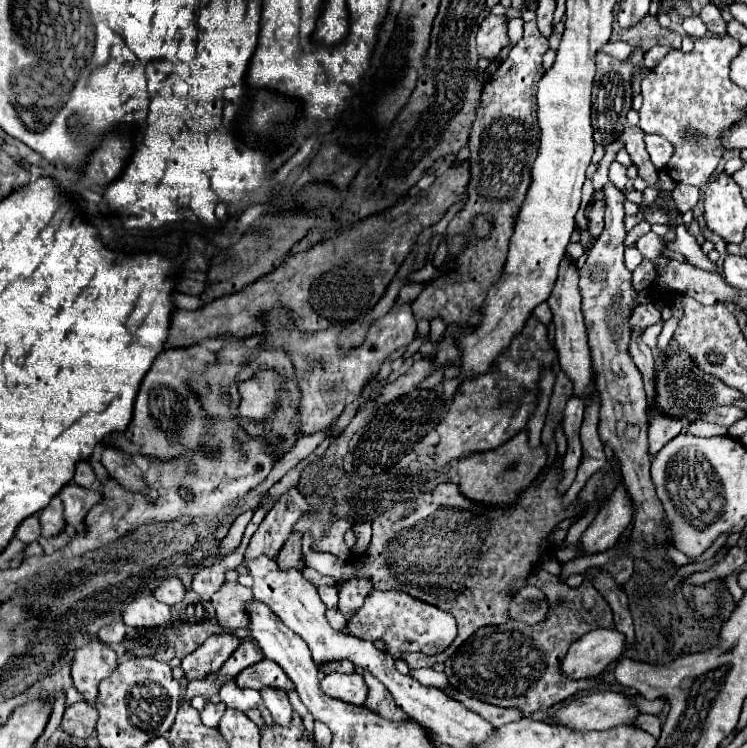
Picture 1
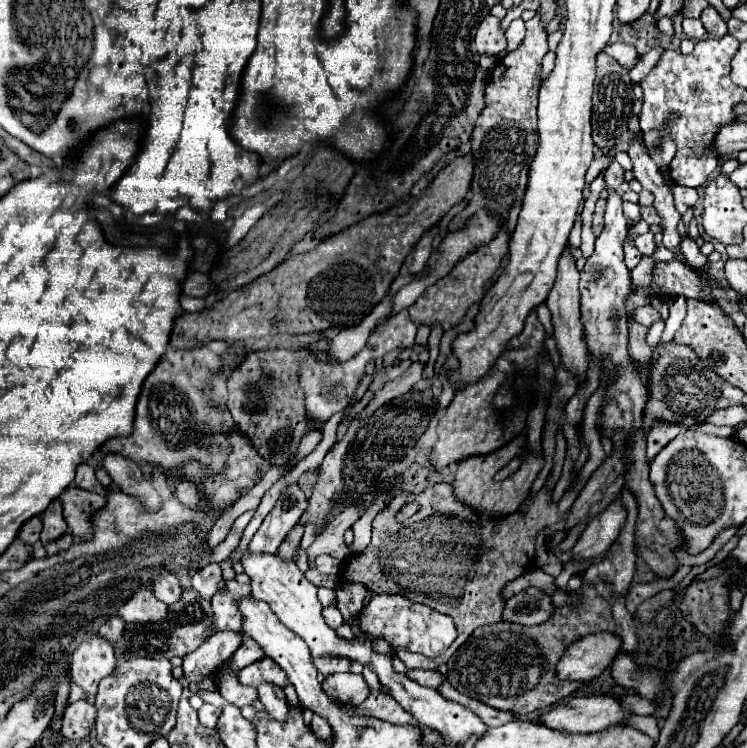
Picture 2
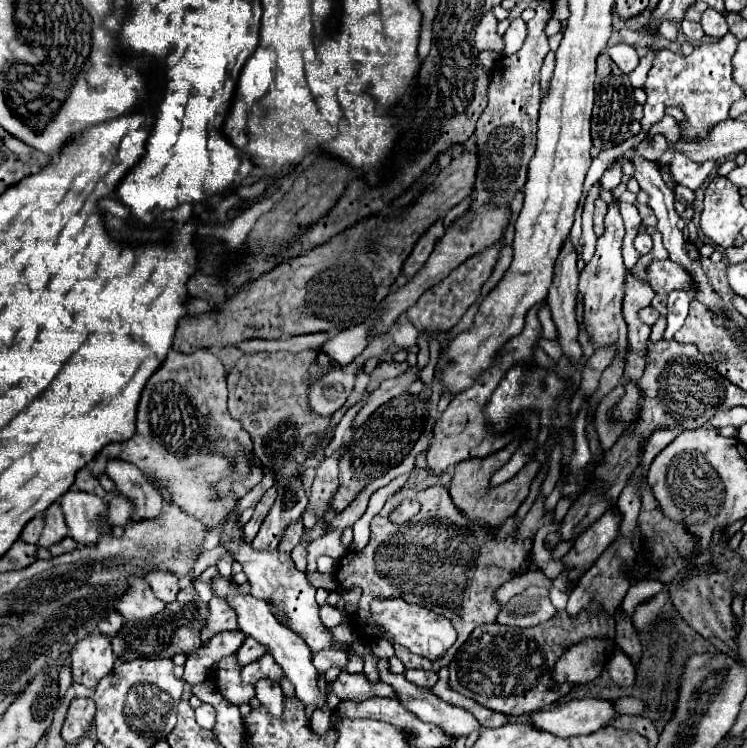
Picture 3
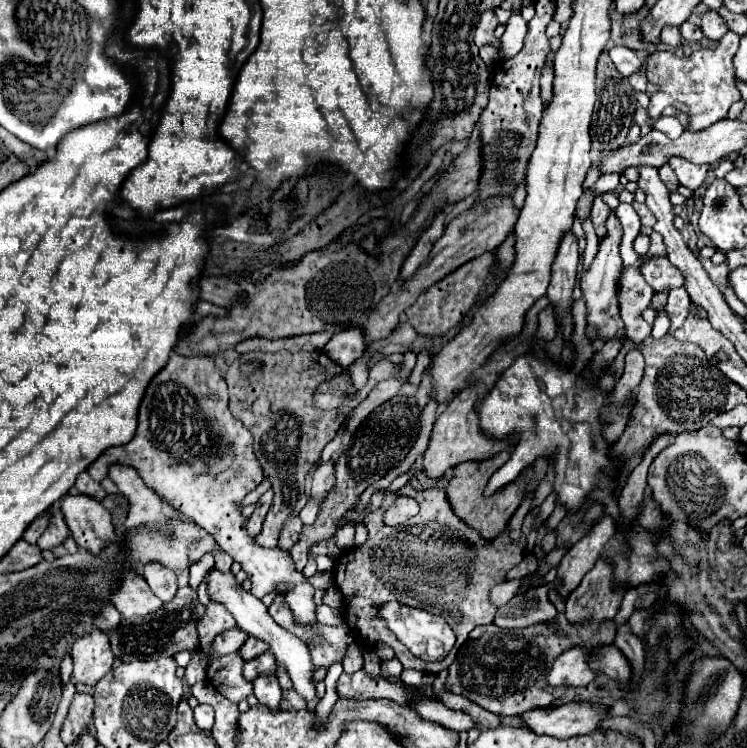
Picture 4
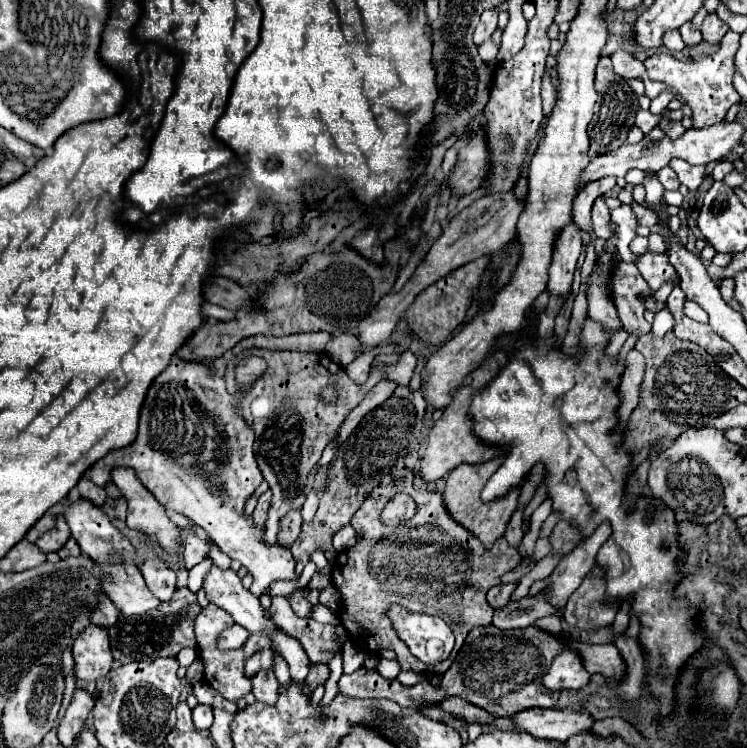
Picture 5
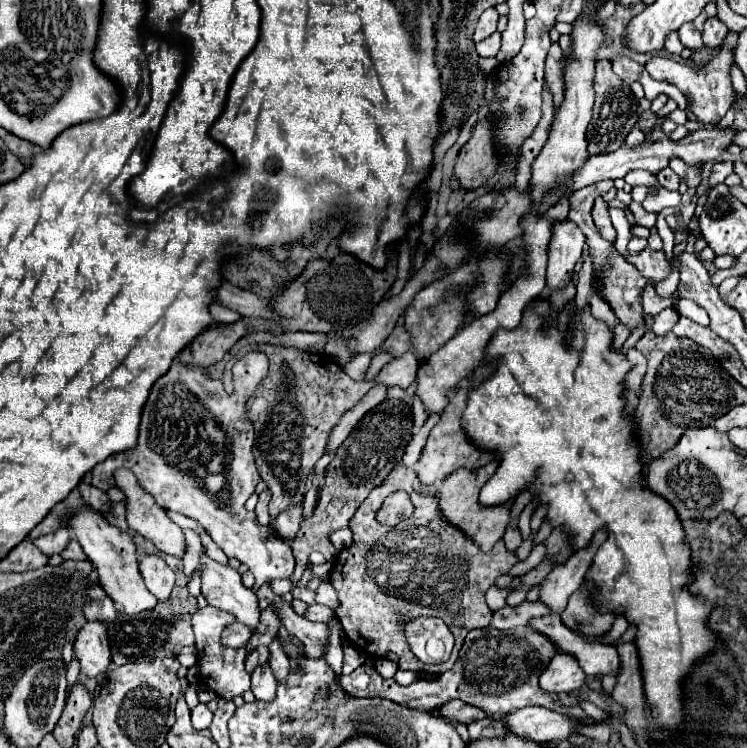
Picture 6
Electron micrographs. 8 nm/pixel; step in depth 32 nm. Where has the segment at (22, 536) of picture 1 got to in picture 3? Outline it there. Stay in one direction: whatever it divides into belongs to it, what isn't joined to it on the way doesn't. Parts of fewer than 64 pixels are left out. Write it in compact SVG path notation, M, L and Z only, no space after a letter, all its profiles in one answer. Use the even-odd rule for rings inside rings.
M40 514L40 516L32 518L32 520L24 526L24 530L22 530L20 538L22 538L24 542L28 542L28 544L36 544L36 542L38 542L38 538L40 538L42 528L44 528L44 516Z

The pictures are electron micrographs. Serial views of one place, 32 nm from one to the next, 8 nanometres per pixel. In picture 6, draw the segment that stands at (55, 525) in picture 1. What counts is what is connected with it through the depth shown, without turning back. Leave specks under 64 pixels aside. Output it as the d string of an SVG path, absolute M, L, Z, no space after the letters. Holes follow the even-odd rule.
M60 524L60 528L52 534L46 534L46 536L40 536L34 540L34 544L46 554L46 556L52 556L52 554L60 554L64 550L64 546L68 544L70 540L70 528L66 524Z

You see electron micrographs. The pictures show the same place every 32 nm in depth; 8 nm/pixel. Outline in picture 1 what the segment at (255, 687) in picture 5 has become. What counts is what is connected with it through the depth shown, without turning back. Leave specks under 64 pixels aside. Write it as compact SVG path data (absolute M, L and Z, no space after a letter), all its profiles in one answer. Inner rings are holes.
M262 688L260 694L264 698L264 706L270 710L276 724L280 724L280 726L292 724L292 714L294 712L292 712L290 700L288 700L288 696L284 692L274 690L274 688Z

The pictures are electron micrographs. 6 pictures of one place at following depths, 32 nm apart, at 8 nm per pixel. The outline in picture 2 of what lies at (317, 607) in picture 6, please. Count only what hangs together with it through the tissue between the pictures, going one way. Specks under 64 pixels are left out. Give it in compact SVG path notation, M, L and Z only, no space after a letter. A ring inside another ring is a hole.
M332 606L332 608L324 608L322 614L324 614L324 620L328 622L330 628L338 628L338 626L344 624L344 618L342 618L342 614L340 614L340 610L338 610L336 606Z

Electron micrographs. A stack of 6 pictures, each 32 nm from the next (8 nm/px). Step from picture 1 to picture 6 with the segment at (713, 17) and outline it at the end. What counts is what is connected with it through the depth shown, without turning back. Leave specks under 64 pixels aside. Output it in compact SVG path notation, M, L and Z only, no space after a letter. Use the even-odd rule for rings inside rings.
M716 16L714 18L706 18L704 30L702 30L702 40L704 40L706 46L718 48L726 34L728 34L728 26L724 22L720 22Z

